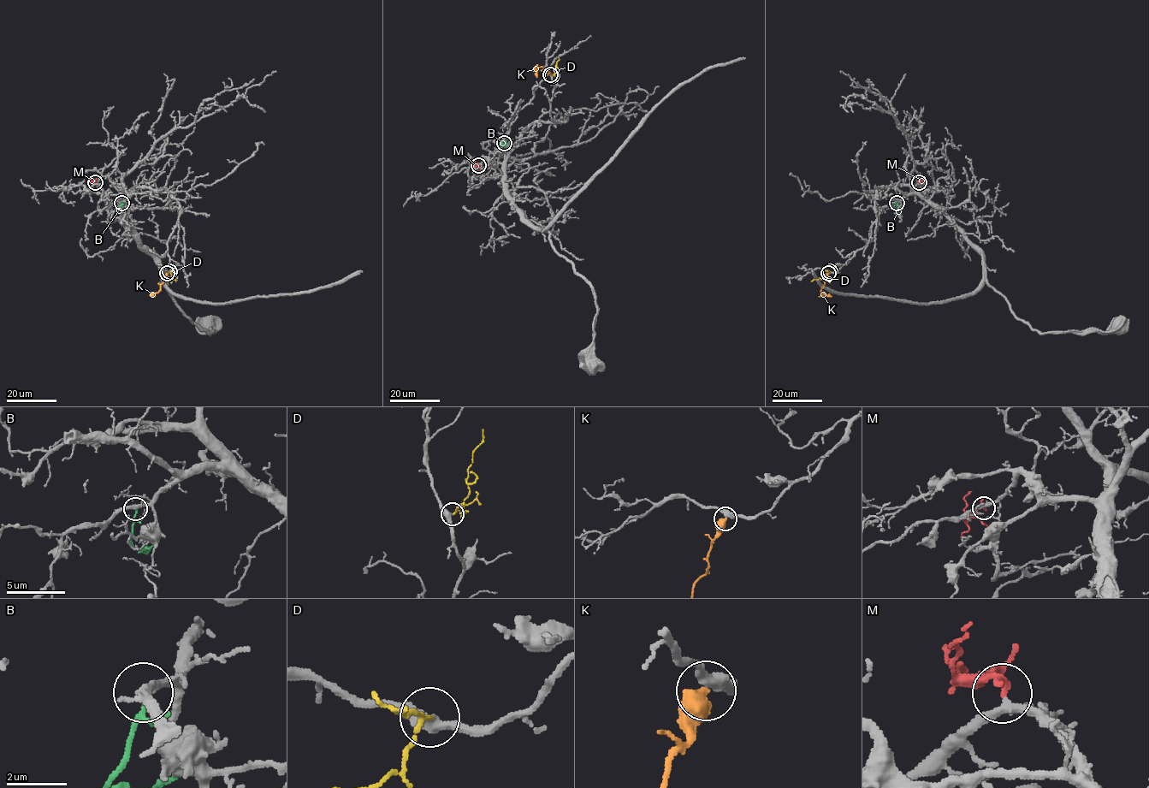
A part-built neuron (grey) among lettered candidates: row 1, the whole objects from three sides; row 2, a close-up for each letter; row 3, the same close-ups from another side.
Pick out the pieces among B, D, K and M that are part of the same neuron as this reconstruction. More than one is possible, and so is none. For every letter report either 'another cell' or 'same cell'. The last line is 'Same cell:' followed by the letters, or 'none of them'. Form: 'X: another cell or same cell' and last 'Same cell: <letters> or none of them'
B: another cell
D: same cell
K: another cell
M: same cell
Same cell: D, M

